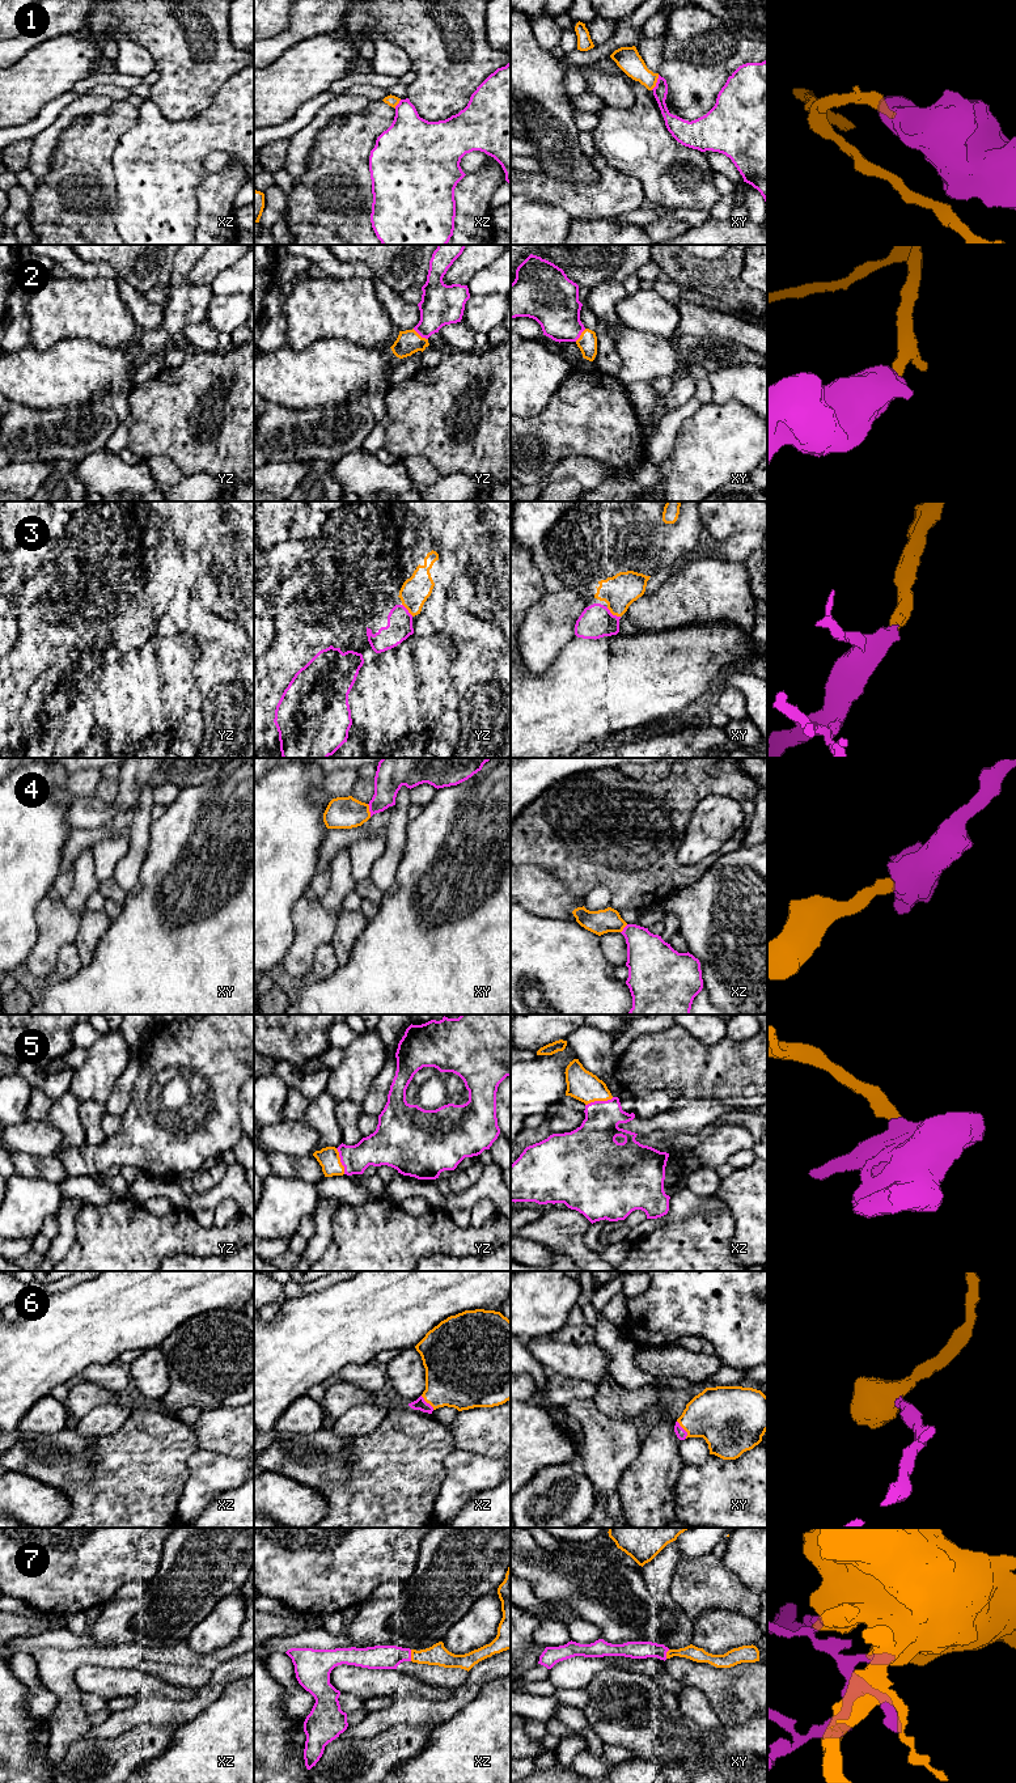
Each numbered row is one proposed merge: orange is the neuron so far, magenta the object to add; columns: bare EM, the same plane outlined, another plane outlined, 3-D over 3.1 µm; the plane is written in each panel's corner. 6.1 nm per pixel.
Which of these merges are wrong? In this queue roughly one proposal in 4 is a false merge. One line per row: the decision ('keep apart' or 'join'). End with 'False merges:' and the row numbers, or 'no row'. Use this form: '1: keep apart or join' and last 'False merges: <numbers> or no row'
1: keep apart
2: join
3: join
4: join
5: join
6: join
7: join
False merges: 1

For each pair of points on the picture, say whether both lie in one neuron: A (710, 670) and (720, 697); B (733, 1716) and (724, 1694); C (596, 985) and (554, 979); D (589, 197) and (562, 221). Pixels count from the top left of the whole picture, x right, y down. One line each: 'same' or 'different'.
A: different
B: same
C: same
D: different

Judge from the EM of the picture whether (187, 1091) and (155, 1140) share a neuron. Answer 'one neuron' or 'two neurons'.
one neuron

